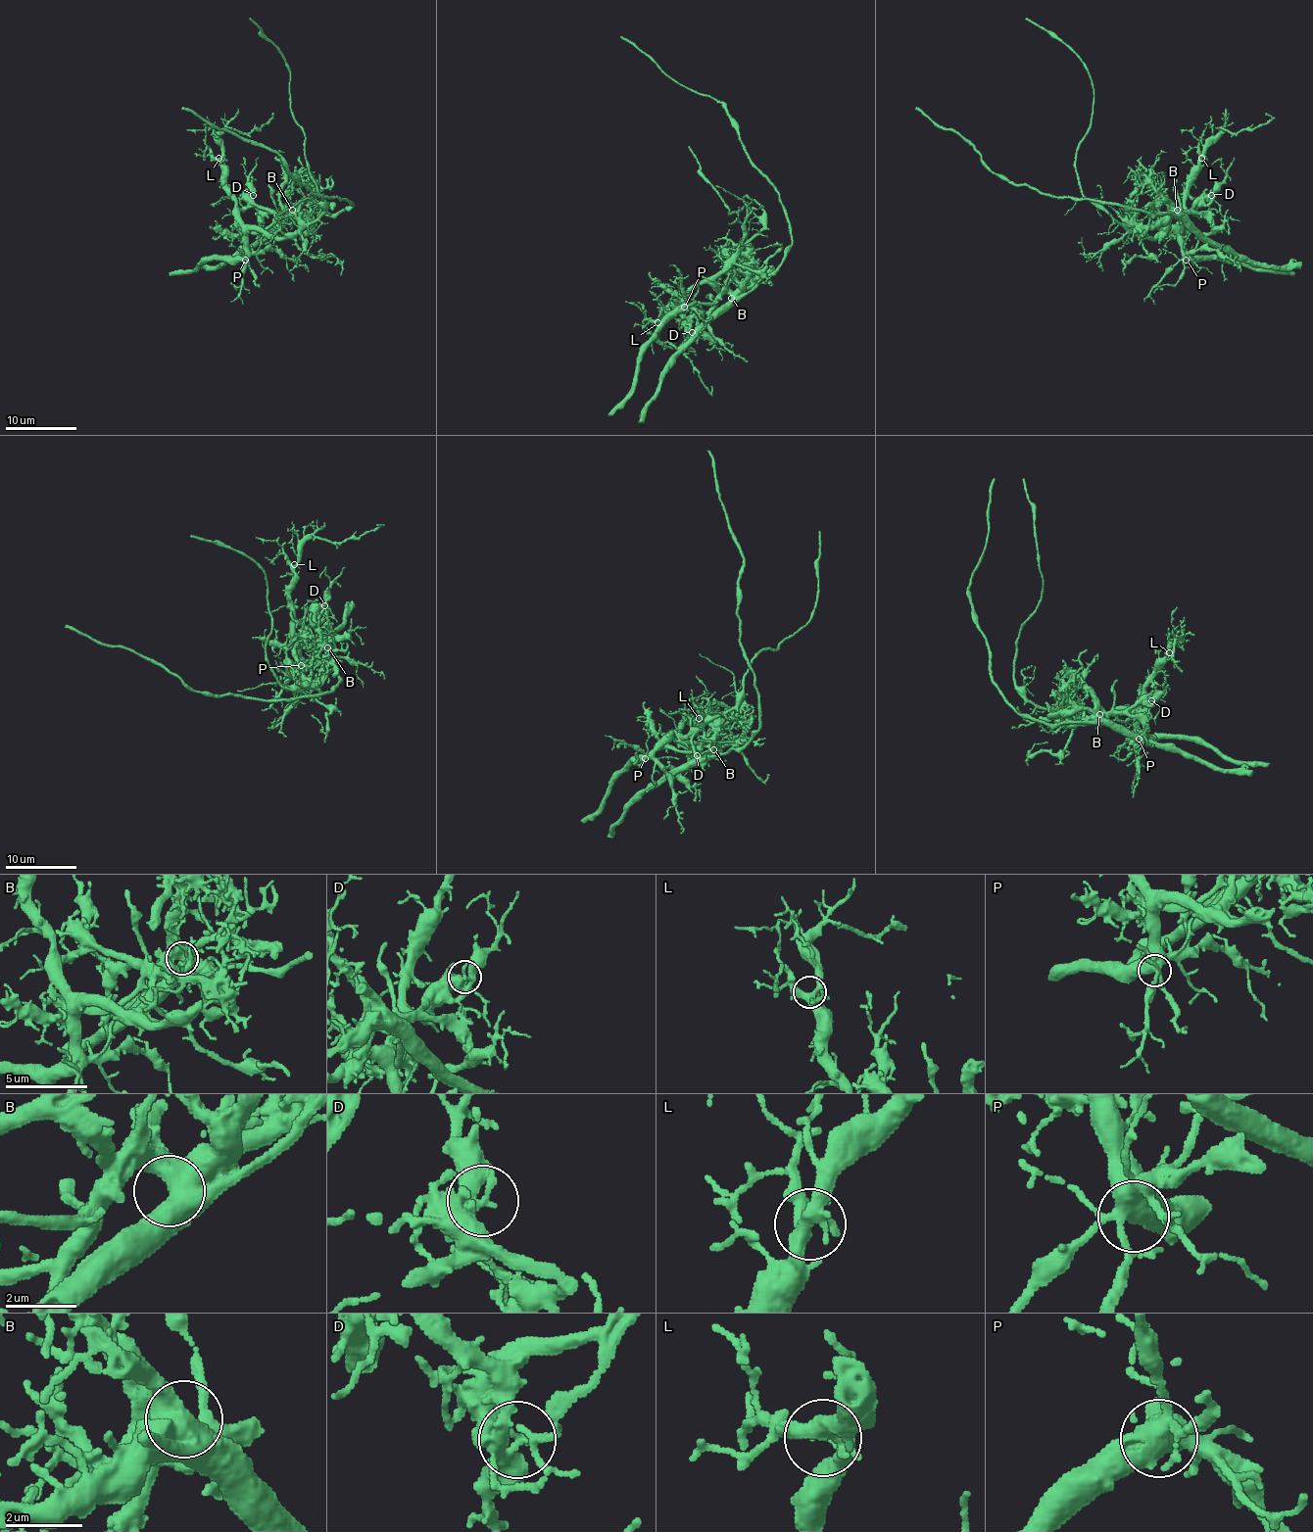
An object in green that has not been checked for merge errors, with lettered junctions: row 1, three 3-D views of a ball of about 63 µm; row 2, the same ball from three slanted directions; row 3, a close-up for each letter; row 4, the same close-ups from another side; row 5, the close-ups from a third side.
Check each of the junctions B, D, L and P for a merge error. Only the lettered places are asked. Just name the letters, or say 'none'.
D

